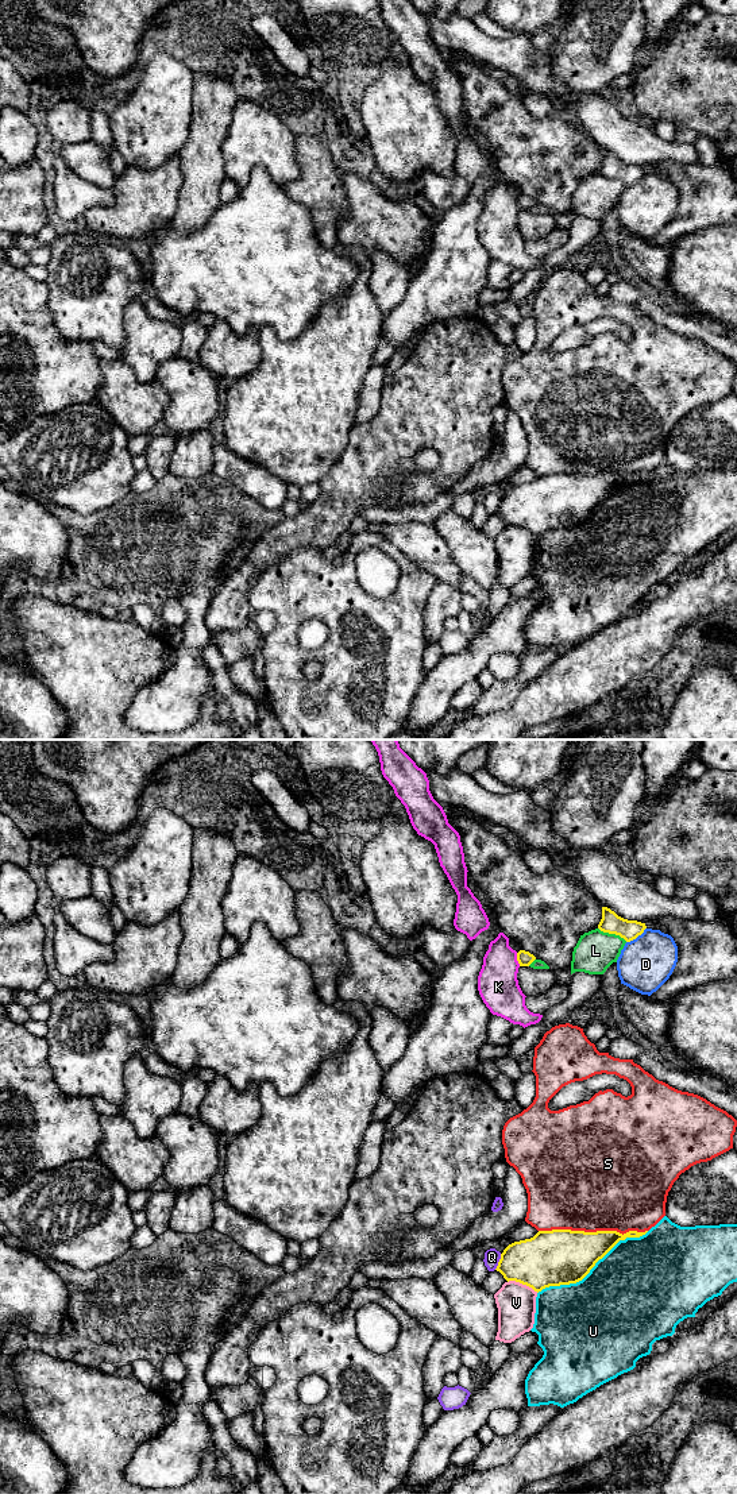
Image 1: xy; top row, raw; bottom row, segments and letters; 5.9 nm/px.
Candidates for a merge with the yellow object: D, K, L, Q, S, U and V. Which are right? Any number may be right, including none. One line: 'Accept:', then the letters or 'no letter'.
Accept: no letter

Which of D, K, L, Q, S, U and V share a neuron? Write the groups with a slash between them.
D / K S / L / Q / U / V

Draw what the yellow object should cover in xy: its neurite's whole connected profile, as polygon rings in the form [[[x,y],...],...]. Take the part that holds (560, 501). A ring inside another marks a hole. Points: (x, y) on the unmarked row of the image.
[[[539,475],[530,483],[509,489],[495,514],[508,526],[520,526],[539,537],[549,530],[582,525],[620,485],[640,482],[647,476]]]

